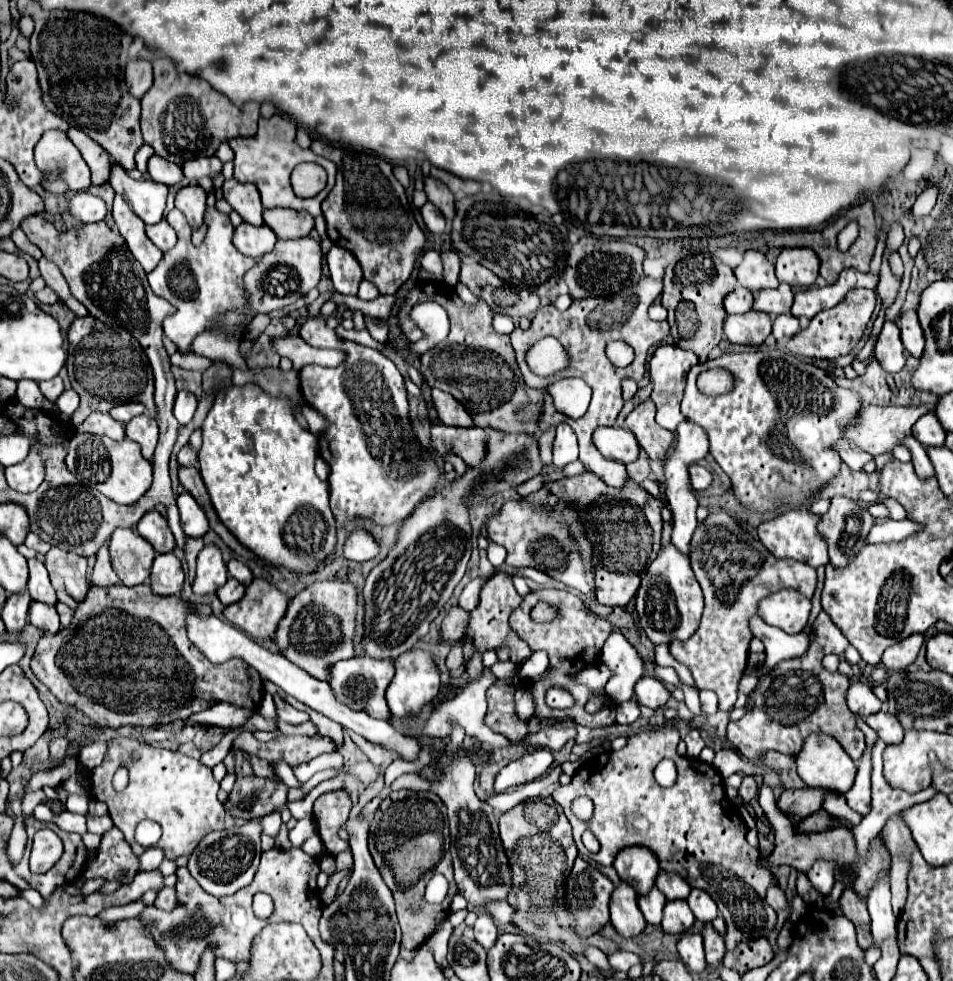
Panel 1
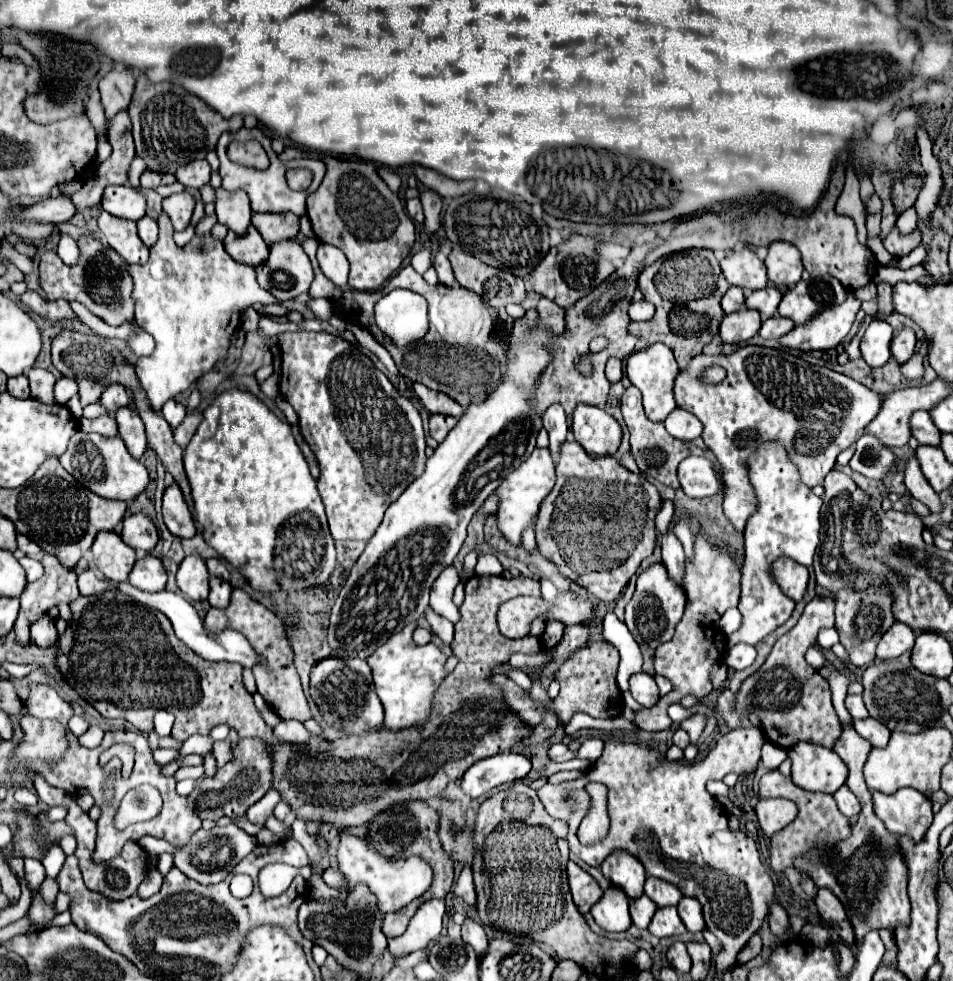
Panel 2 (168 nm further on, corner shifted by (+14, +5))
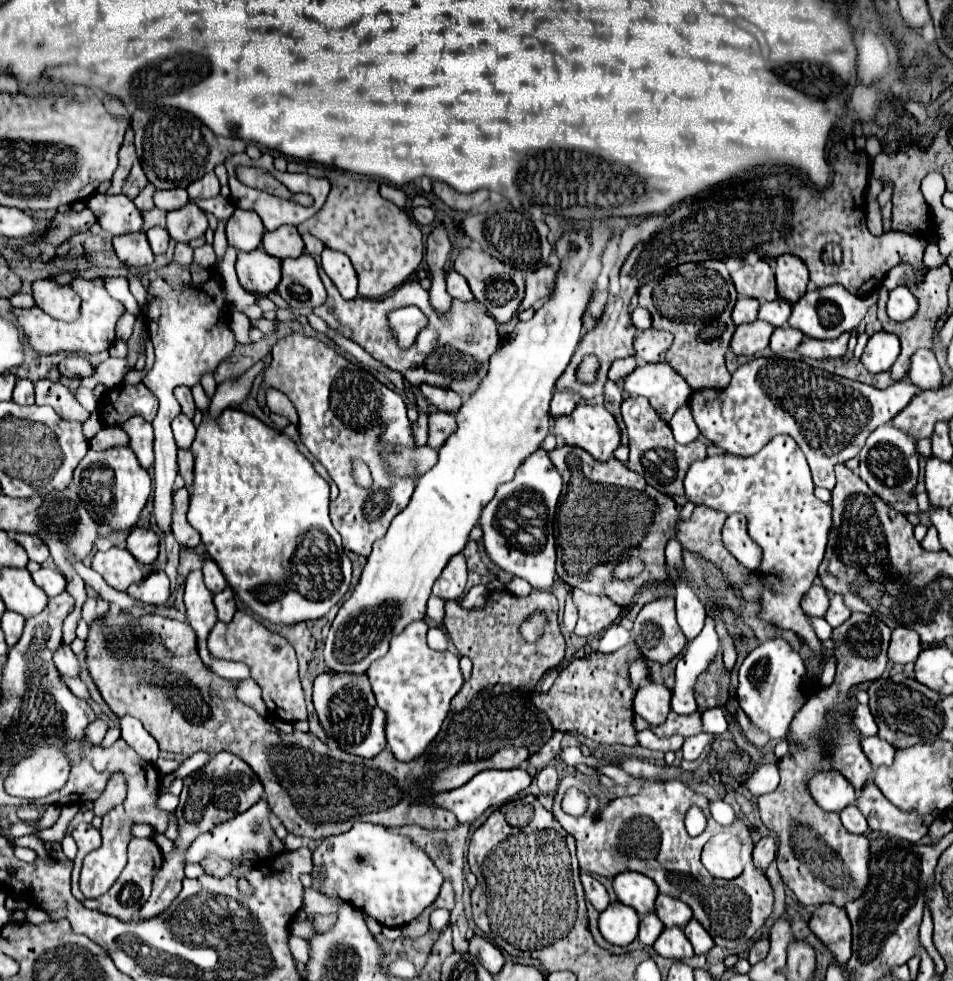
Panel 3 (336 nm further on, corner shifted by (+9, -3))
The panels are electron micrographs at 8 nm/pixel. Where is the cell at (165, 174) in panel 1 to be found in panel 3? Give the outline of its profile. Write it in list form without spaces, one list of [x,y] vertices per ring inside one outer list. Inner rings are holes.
[[[173,188],[173,190],[157,190],[153,194],[153,200],[155,200],[155,206],[169,212],[169,210],[177,210],[181,206],[185,206],[189,202],[189,196],[187,196],[187,190],[183,188]]]

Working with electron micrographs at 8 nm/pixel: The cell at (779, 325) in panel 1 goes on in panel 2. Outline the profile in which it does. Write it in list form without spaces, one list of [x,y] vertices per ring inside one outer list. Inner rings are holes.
[[[780,314],[768,318],[762,322],[762,328],[760,328],[760,336],[762,338],[782,338],[784,334],[788,334],[790,330],[794,328],[792,320],[788,318],[782,318]]]

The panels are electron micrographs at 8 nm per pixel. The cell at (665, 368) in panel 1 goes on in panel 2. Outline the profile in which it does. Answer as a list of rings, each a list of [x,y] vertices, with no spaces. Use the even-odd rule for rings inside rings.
[[[654,344],[648,350],[642,352],[634,352],[628,362],[626,362],[626,376],[628,380],[642,392],[644,396],[644,410],[646,416],[652,422],[660,422],[664,420],[674,408],[676,408],[676,400],[674,400],[674,380],[678,376],[678,364],[674,360],[674,354],[668,346],[664,344]]]

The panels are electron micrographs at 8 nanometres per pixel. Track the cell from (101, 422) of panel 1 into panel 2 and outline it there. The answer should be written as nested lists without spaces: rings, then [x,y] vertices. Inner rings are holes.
[[[100,416],[96,420],[80,418],[80,430],[82,432],[98,432],[102,436],[118,436],[118,426],[112,416]]]

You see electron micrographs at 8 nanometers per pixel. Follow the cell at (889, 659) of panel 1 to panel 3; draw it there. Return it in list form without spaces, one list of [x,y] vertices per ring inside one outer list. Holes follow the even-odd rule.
[[[899,626],[893,630],[889,652],[887,652],[887,656],[893,664],[915,662],[919,652],[921,652],[921,640],[915,630],[905,628],[905,626]]]

